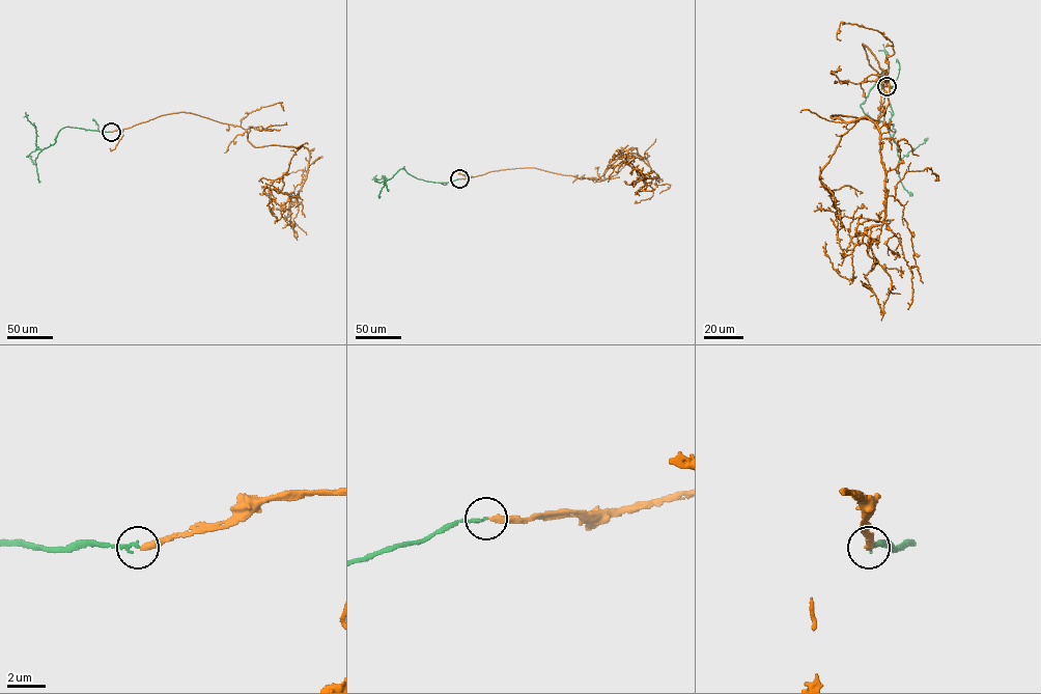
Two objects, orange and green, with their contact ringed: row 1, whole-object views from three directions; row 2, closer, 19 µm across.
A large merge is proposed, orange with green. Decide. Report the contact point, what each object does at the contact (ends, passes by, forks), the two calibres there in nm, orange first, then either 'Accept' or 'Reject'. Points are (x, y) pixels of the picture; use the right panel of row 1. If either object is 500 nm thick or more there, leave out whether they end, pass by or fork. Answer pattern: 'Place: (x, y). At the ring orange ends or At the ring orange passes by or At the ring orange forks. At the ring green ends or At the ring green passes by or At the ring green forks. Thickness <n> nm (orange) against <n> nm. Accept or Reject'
Place: (887, 86). At the ring orange ends. At the ring green ends. Thickness 320 nm (orange) against 180 nm. Reject

